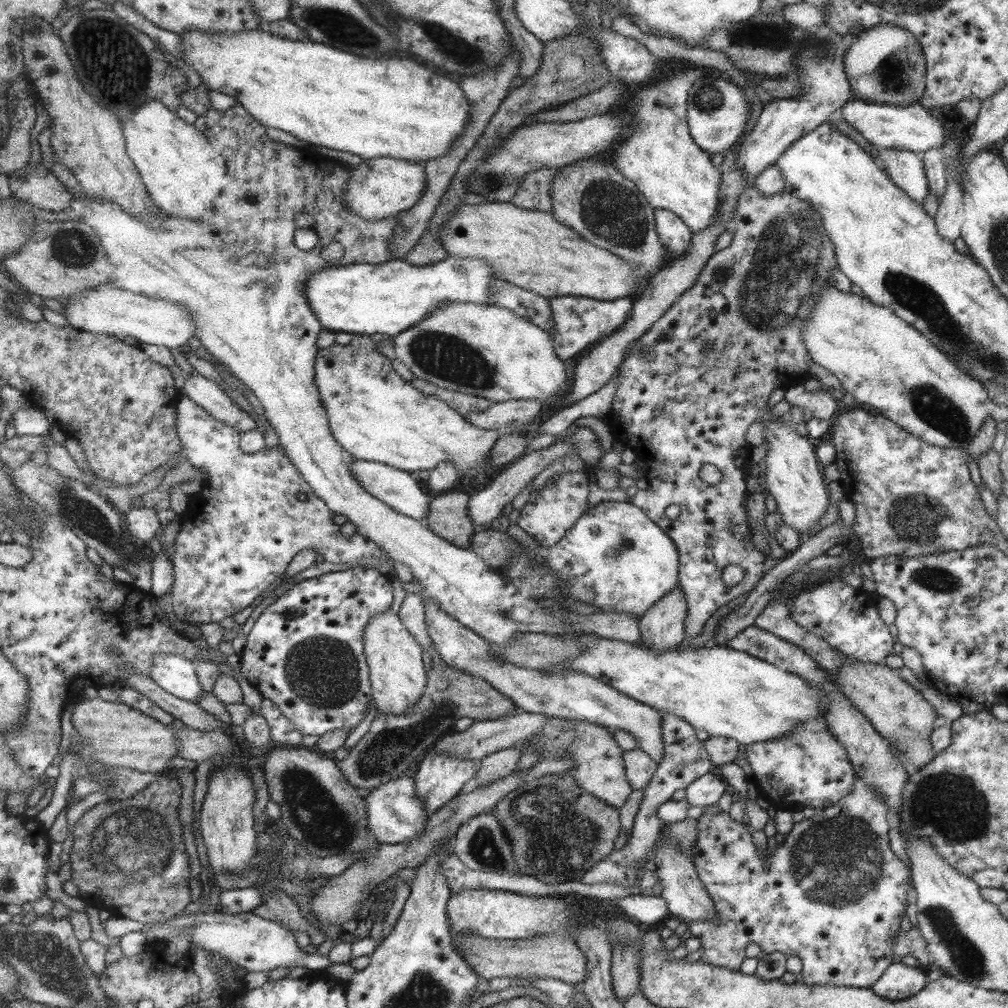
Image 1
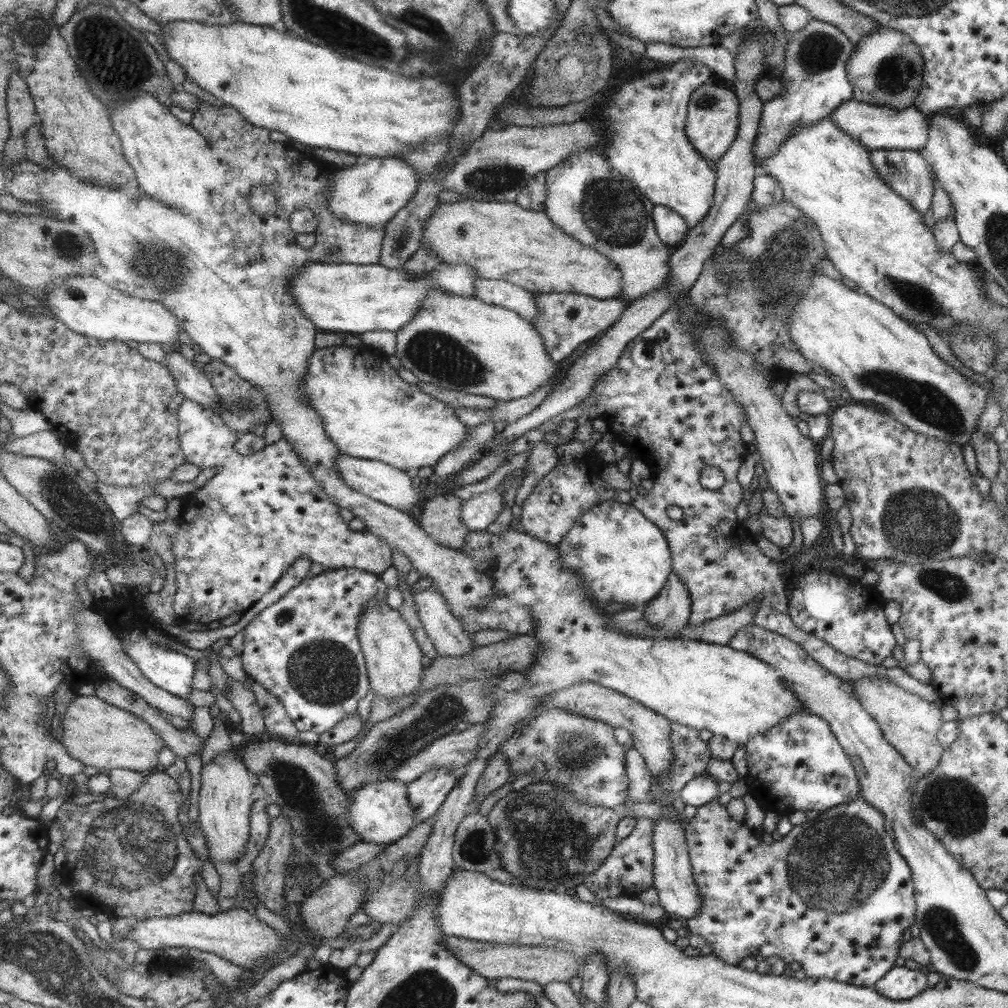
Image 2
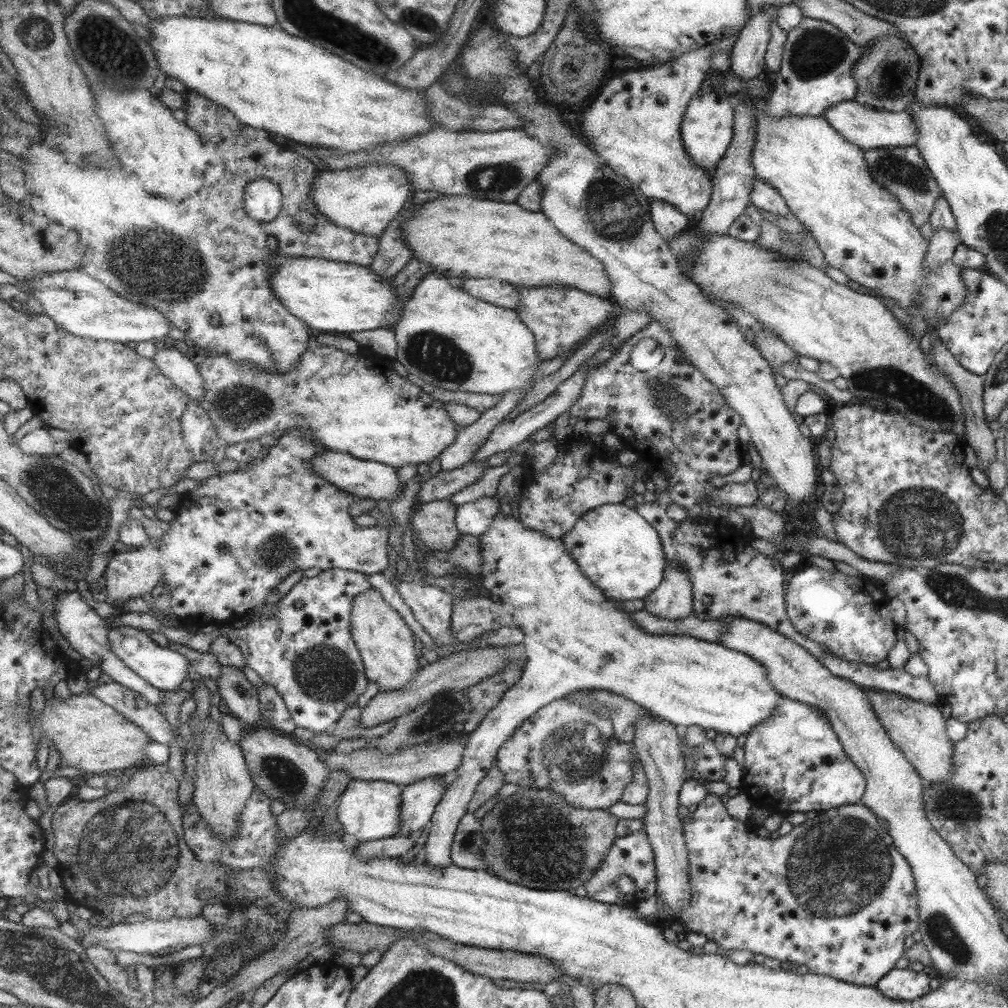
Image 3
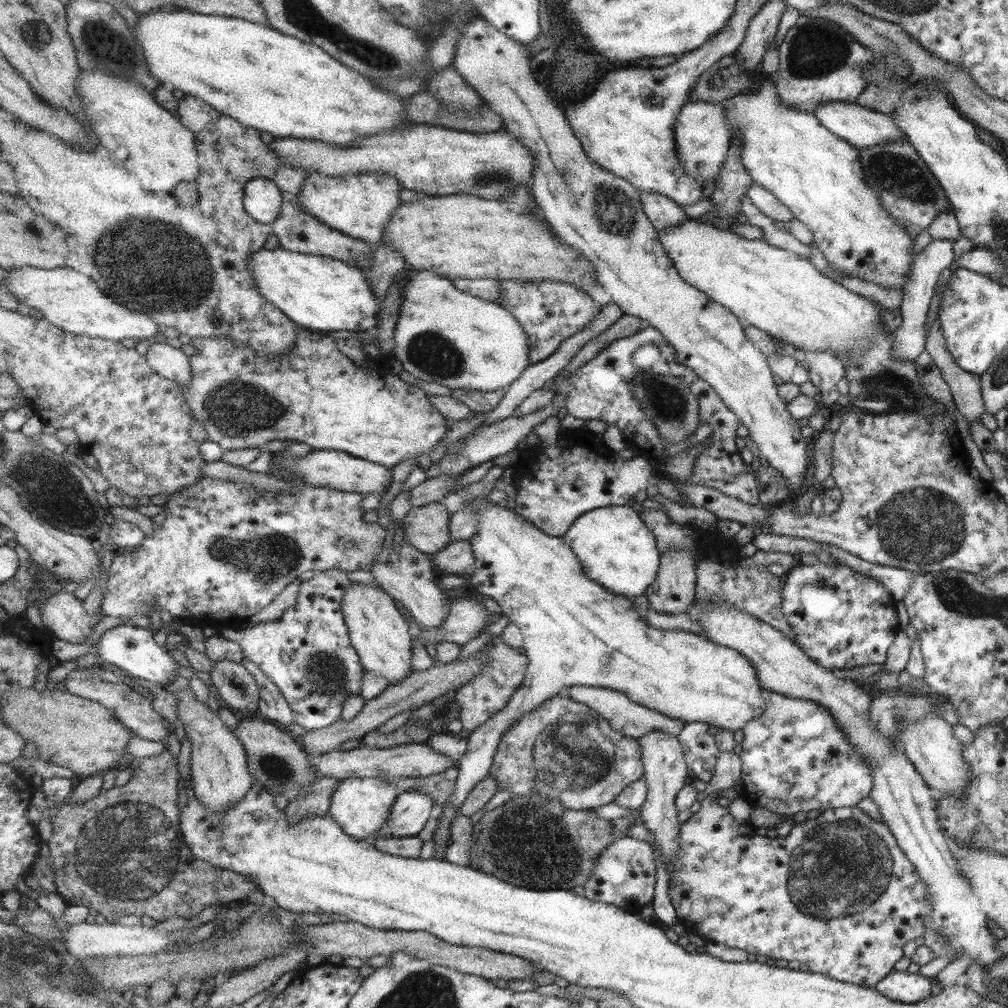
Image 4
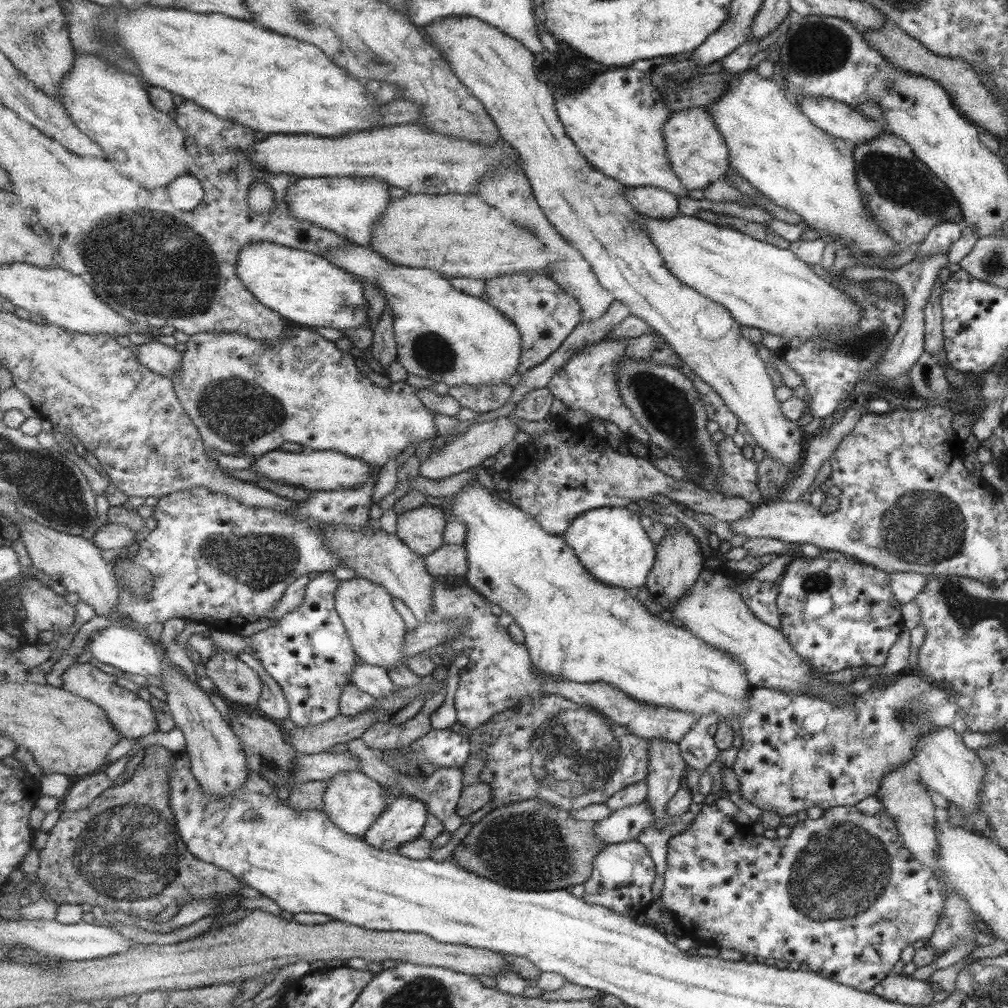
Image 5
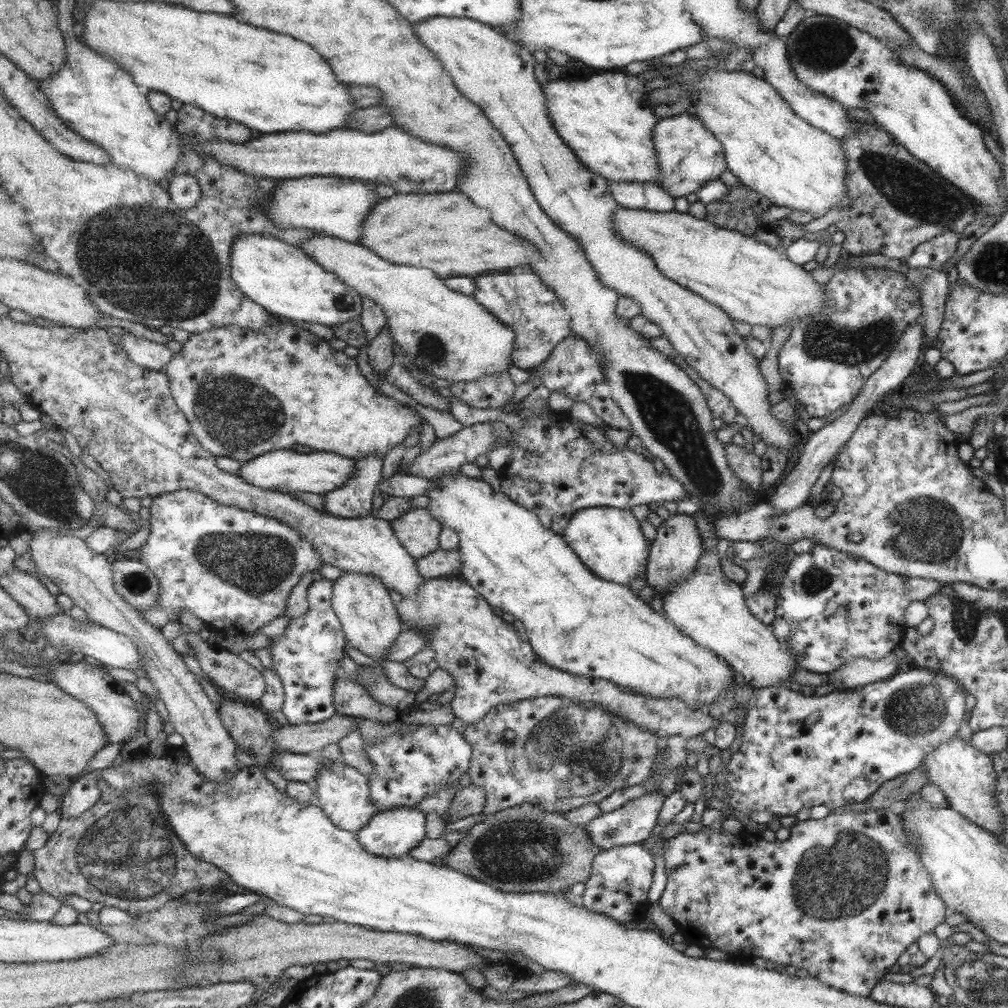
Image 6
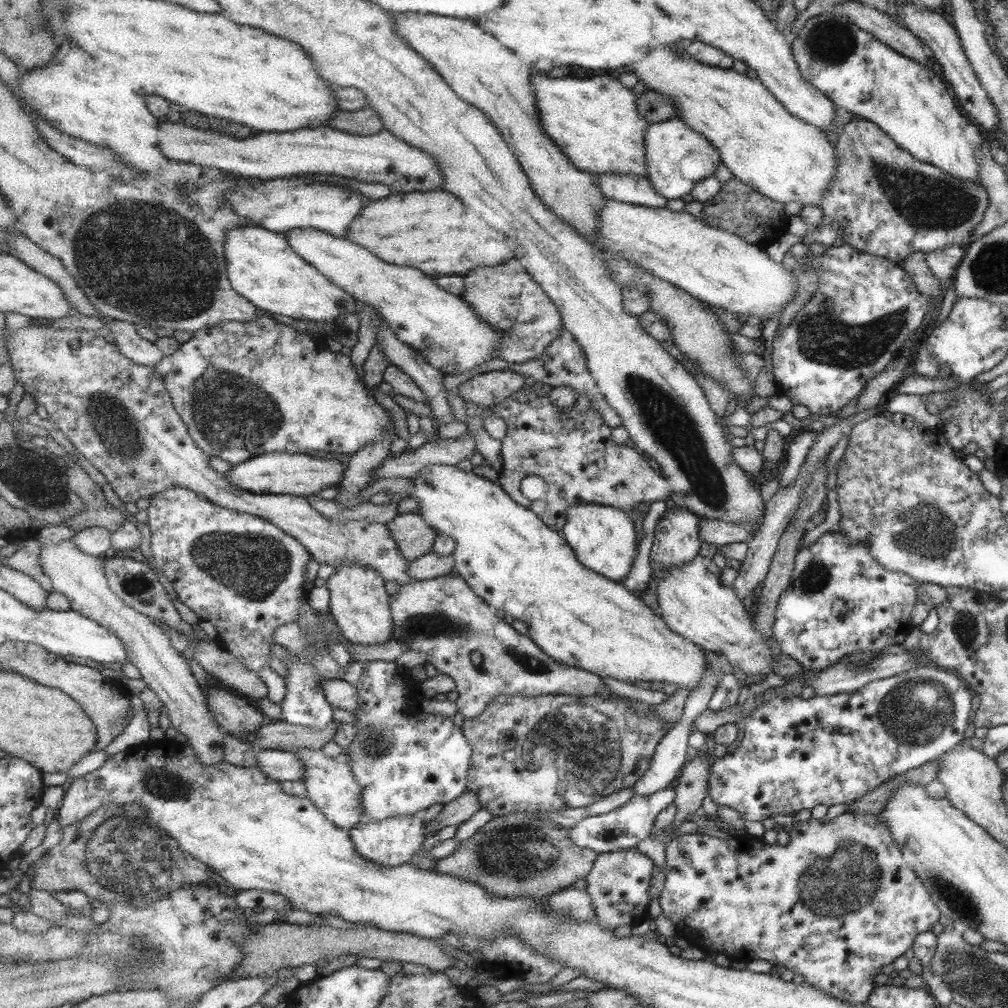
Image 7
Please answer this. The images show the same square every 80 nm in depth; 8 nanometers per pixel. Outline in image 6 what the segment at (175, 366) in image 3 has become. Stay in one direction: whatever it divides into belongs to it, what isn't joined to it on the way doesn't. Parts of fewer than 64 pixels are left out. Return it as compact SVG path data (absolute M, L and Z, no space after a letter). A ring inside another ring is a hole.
M125 331L121 338L120 346L125 348L125 352L129 353L129 358L141 367L165 372L167 364L175 356L165 344L139 338L133 333Z

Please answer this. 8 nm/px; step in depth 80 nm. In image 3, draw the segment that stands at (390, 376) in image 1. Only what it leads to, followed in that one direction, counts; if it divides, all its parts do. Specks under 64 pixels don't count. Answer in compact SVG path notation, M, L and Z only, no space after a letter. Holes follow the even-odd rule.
M312 331L311 340L309 340L307 352L301 358L301 364L297 364L297 368L289 374L263 374L263 372L257 372L257 368L253 364L245 364L245 362L237 362L235 360L229 360L229 356L223 356L219 352L210 352L198 366L199 373L203 375L205 382L205 396L197 401L201 408L205 409L210 415L212 420L212 425L216 428L216 431L220 433L220 438L228 444L228 446L233 446L234 444L239 444L240 442L247 442L248 440L257 440L258 438L263 438L267 434L275 434L275 432L280 432L282 436L297 434L298 428L305 426L312 430L314 438L323 444L325 448L329 451L339 451L344 453L349 453L355 456L357 459L361 460L373 460L377 463L387 464L388 466L401 468L406 465L415 465L425 463L429 465L434 458L440 458L441 453L455 442L457 438L459 429L457 430L457 424L452 419L448 410L445 409L445 404L436 400L433 396L430 396L423 387L415 386L408 382L405 377L402 378L399 374L393 374L393 380L387 378L381 372L375 374L375 368L371 366L371 362L365 358L363 352L358 354L349 354L349 352L343 352L343 350L337 350L331 346L321 346L317 342L317 336L319 332Z

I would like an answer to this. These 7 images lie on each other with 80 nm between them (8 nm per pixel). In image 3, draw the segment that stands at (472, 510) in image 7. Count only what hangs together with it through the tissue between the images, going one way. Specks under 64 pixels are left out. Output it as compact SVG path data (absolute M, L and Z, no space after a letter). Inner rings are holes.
M497 513L493 517L491 524L488 524L486 531L480 536L480 543L483 557L482 571L478 577L480 586L482 586L487 595L495 594L495 596L500 597L500 602L503 603L503 605L507 605L507 607L511 605L511 607L513 607L513 613L518 619L518 624L520 624L520 628L525 633L525 640L523 643L526 648L528 661L525 664L524 675L521 677L520 682L505 693L504 699L489 712L487 718L480 724L480 727L469 734L468 743L466 744L464 752L464 762L456 770L457 778L447 788L444 799L441 800L439 806L437 806L432 823L429 825L431 828L429 839L427 840L427 844L425 844L425 864L429 864L429 866L433 866L433 868L437 868L437 870L445 870L445 868L449 868L451 864L454 864L452 861L452 852L460 824L464 817L469 814L469 804L471 804L471 800L473 800L476 794L479 783L488 775L488 772L496 766L496 758L500 748L513 736L517 728L519 728L529 717L535 715L537 711L540 711L541 707L544 707L554 700L563 699L564 696L569 695L573 691L593 689L612 692L613 694L625 697L627 700L632 700L635 704L641 705L641 708L646 708L651 715L669 721L671 724L677 726L679 730L688 726L700 726L704 728L704 730L709 729L717 733L722 732L729 736L734 736L735 738L741 736L741 734L747 736L751 728L767 719L768 716L775 711L777 702L780 702L780 698L783 697L772 687L771 680L768 679L767 668L761 665L759 661L755 661L752 657L747 656L745 653L725 648L724 645L720 645L718 642L712 643L699 640L697 637L685 635L656 635L645 632L644 629L632 619L632 616L630 616L629 613L627 614L627 611L621 610L621 608L617 606L617 602L606 597L604 593L601 592L601 589L597 588L596 585L580 571L579 565L573 560L573 557L564 547L562 539L546 537L540 530L533 530L526 524L523 524L519 518Z

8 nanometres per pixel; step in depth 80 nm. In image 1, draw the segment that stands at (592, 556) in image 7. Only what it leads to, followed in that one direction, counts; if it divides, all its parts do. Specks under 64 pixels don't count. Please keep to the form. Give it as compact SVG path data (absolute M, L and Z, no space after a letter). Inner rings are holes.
M601 501L586 509L559 542L543 548L543 562L562 586L565 598L598 608L599 613L641 616L679 584L679 553L668 533L628 501Z

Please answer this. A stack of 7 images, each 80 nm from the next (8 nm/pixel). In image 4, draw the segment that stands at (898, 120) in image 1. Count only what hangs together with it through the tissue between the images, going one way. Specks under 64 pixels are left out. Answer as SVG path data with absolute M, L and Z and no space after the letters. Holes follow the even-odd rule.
M828 102L814 106L811 113L817 118L821 126L835 136L840 137L841 140L848 141L850 145L855 146L858 150L882 142L905 139L901 129L897 129L897 123L895 123L893 116L873 112L868 108L863 108L858 103Z

